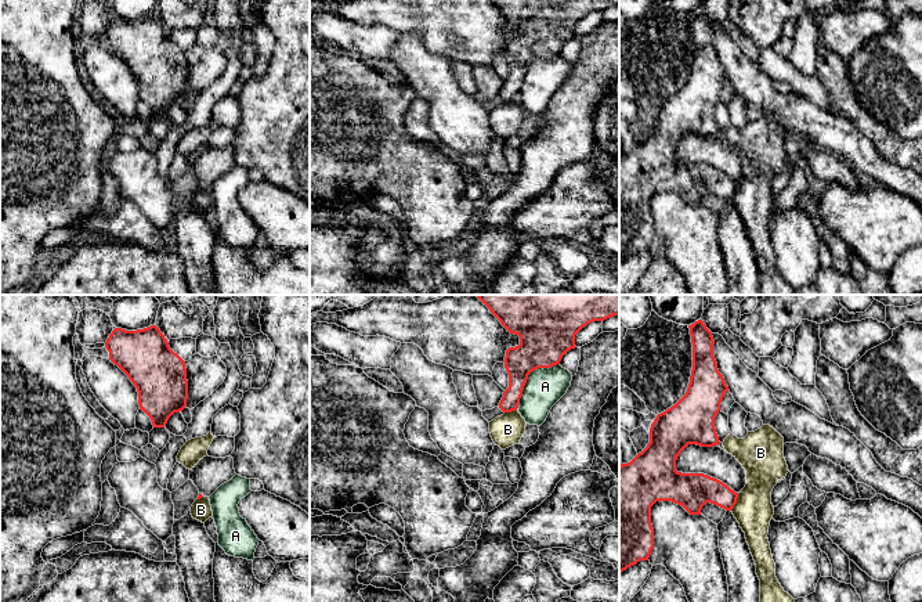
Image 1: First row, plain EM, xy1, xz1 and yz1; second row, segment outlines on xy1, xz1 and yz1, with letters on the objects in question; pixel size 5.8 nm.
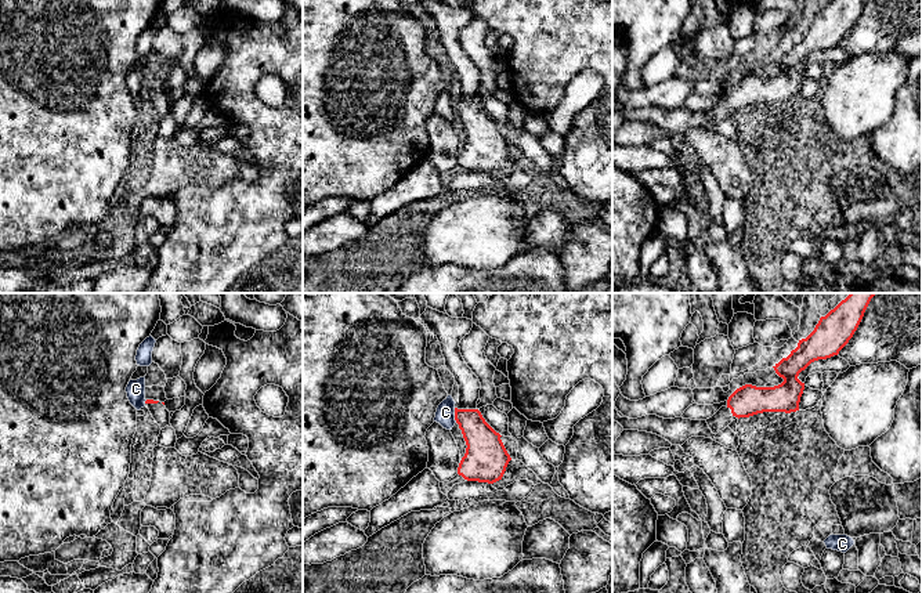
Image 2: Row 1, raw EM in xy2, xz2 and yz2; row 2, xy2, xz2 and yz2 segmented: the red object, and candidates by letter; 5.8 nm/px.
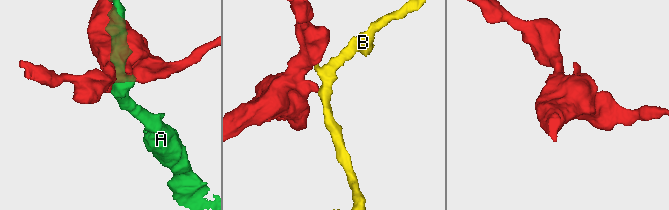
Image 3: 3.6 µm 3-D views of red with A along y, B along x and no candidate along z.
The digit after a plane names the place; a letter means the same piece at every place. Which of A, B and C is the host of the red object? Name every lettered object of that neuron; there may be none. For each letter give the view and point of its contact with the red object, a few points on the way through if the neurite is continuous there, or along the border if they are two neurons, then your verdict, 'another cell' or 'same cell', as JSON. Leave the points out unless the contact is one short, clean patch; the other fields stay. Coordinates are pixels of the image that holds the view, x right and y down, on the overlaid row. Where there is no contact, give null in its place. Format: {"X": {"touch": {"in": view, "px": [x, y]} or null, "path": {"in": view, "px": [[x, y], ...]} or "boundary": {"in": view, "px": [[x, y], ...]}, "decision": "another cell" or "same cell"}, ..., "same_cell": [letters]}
{"A": {"touch": {"in": "xz1", "px": [527, 377]}, "decision": "another cell"}, "B": {"touch": {"in": "yz1", "px": [736, 503]}, "boundary": {"in": "yz1", "px": [[738, 494], [737, 503], [730, 509]]}, "decision": "another cell"}, "C": {"touch": {"in": "xz2", "px": [455, 415]}, "boundary": {"in": "xz2", "px": [[454, 408], [454, 419], [456, 422]]}, "decision": "another cell"}, "same_cell": []}

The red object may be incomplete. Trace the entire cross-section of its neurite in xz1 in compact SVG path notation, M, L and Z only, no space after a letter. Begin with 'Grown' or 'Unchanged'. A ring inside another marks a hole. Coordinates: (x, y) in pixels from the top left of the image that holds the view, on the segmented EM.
Unchanged. M476 295L500 321L507 332L520 336L520 345L509 347L505 368L509 387L503 392L499 408L511 412L518 408L528 375L538 368L560 364L563 356L575 349L575 335L593 321L619 316L619 295Z

